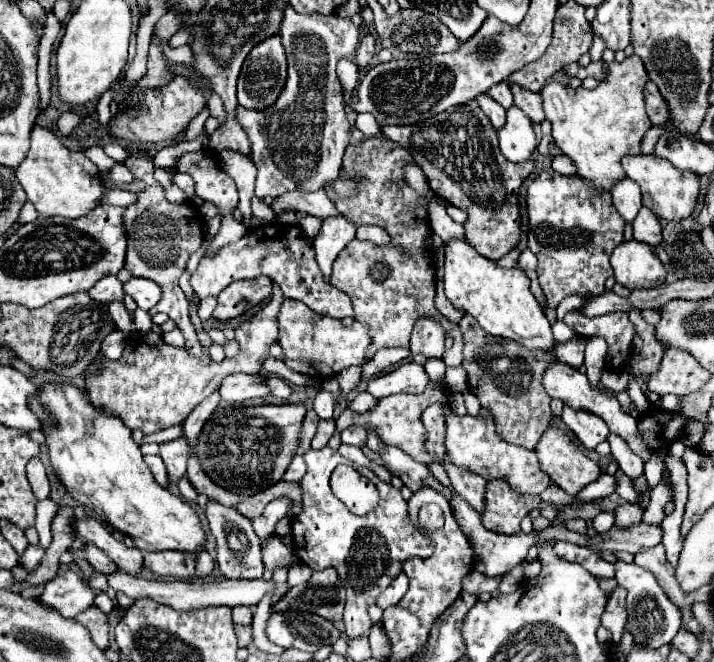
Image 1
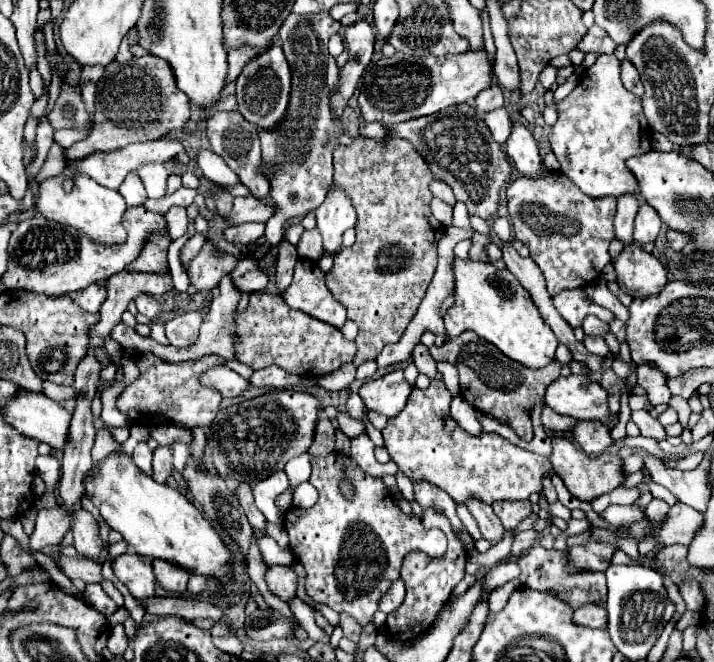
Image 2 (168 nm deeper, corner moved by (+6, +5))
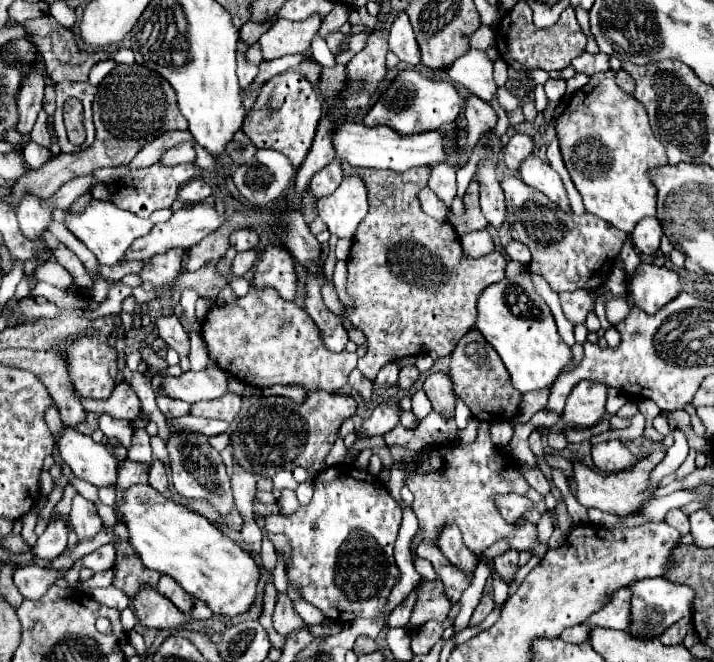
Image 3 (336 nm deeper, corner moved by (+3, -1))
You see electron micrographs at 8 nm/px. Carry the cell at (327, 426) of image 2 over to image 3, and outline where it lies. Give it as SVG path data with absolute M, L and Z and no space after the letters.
M337 436L335 438L335 442L333 442L333 448L331 448L331 452L327 454L327 466L333 466L333 464L341 464L341 462L345 462L345 454L347 454L347 450L345 450L345 444L343 444L343 438L341 436Z

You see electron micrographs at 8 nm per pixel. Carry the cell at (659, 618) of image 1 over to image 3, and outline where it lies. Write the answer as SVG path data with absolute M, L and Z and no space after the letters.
M643 578L635 580L627 586L631 592L631 624L627 632L639 640L655 640L659 638L669 626L679 622L683 616L693 614L693 592L691 588L673 584L665 578Z

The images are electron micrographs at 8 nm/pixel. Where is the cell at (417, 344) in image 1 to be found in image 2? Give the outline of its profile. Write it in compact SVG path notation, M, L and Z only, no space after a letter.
M418 344L416 348L414 348L414 354L412 354L412 362L416 364L416 368L418 368L418 372L422 372L422 374L426 374L428 378L436 378L436 362L434 362L434 358L430 356L430 352L428 352L428 348L424 346L424 344Z

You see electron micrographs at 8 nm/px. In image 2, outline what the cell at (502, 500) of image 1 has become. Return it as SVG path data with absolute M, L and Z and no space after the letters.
M502 500L492 504L496 516L502 520L506 530L514 530L526 516L532 514L532 504L528 500L522 502L510 502L510 500Z

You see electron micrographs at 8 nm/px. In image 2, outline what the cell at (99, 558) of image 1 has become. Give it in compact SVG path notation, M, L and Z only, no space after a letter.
M82 508L72 510L72 534L74 534L74 548L78 550L80 556L98 558L102 550L102 540L98 536L98 522L90 512Z

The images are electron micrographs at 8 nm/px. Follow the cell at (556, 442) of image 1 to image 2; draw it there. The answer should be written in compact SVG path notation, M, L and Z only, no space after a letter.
M554 438L552 440L552 446L554 446L554 452L550 456L550 462L554 466L554 472L564 480L566 488L570 490L572 496L576 496L578 500L584 500L584 502L592 502L596 500L598 496L602 494L608 494L612 492L614 488L618 488L626 476L624 476L624 460L622 456L618 454L600 454L598 458L594 456L588 456L584 454L584 450L576 448L572 442L568 442L566 438Z

